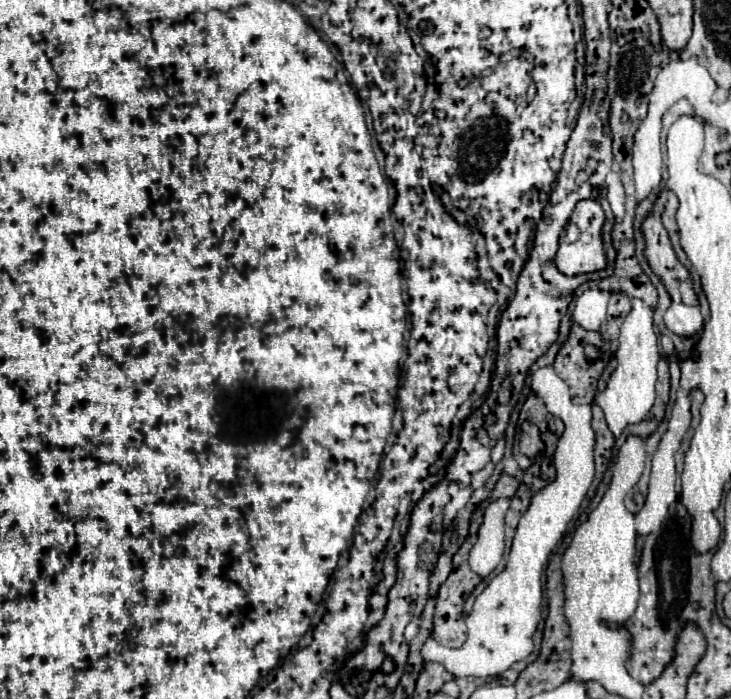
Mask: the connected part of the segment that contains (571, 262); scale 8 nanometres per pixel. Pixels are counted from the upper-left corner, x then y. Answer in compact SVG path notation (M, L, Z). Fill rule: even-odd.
M582 200L576 204L574 212L572 212L572 223L576 224L580 229L580 238L574 243L559 245L555 255L554 262L566 276L574 276L574 274L586 274L586 272L596 272L602 270L606 266L606 256L604 256L604 246L602 246L602 224L604 224L604 212L602 206L596 200Z

